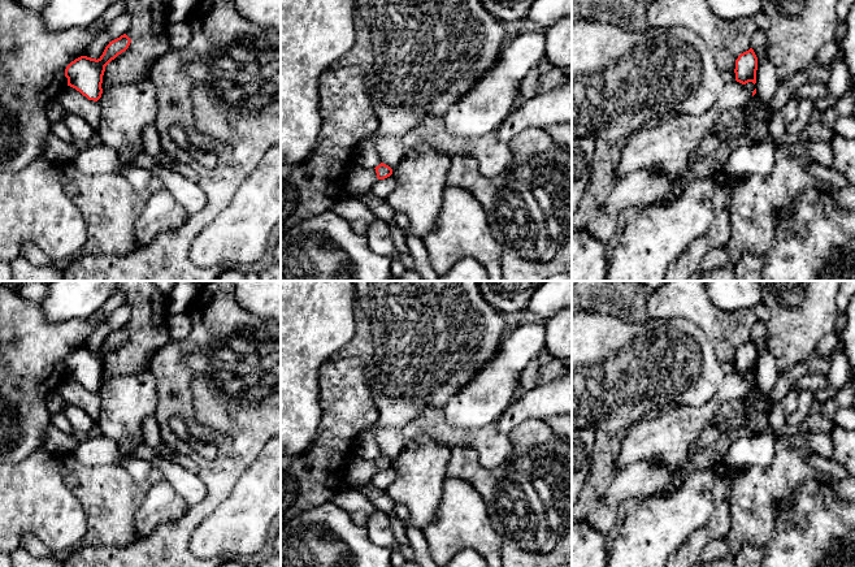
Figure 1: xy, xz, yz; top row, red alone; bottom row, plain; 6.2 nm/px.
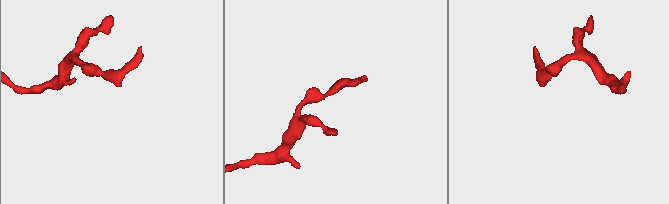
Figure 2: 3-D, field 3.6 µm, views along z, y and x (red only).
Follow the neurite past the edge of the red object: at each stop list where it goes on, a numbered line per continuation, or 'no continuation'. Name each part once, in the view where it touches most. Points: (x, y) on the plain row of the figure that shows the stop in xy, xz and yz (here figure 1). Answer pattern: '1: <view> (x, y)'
no continuation

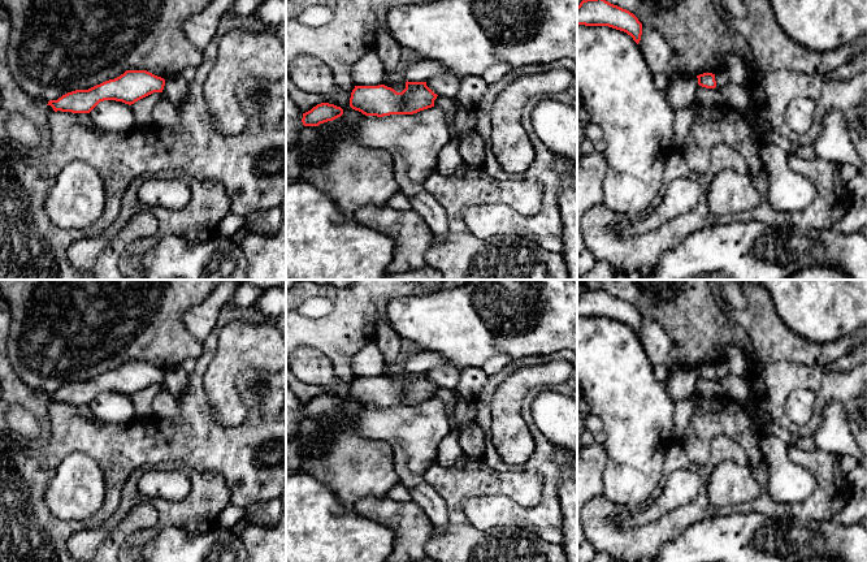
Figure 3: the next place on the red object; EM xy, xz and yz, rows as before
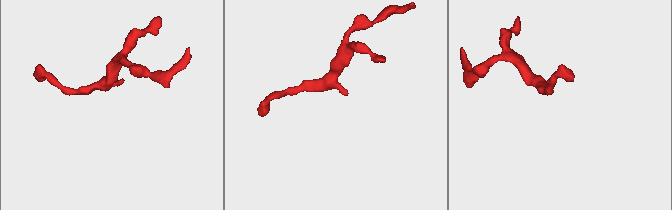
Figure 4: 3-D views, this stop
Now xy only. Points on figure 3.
no continuation

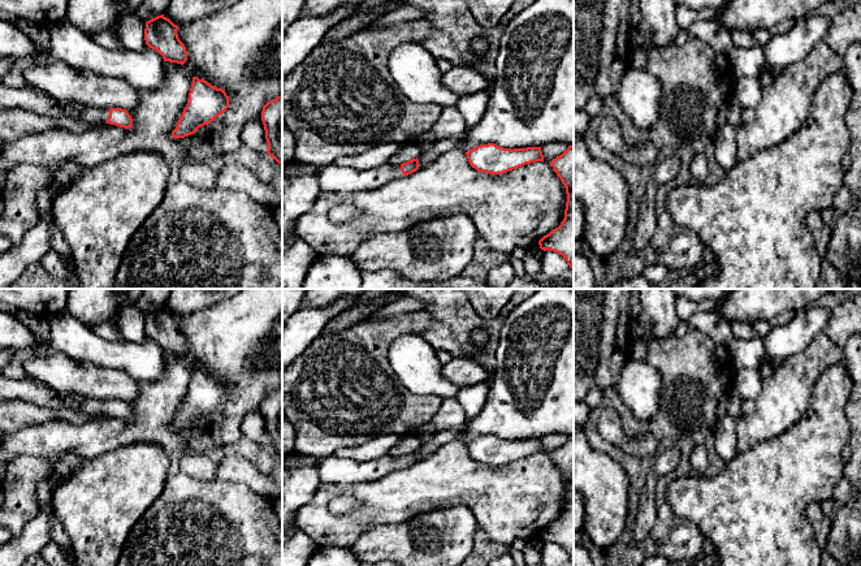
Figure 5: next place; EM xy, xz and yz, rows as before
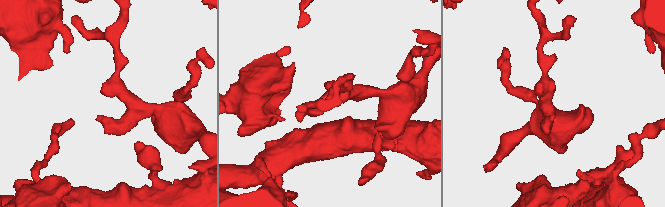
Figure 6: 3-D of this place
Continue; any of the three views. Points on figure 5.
1: xy (96, 407)

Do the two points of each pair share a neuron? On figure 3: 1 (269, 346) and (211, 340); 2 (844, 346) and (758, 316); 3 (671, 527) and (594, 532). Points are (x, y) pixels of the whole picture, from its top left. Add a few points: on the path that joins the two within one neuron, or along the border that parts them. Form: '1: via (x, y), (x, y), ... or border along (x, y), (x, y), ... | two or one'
1: border along (239, 320), (221, 329), (216, 354), (206, 370) | two
2: via (823, 351), (797, 350), (788, 346), (779, 337) | one
3: via (651, 537), (614, 537) | one

